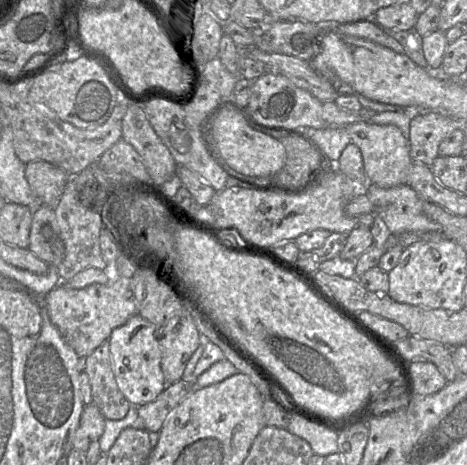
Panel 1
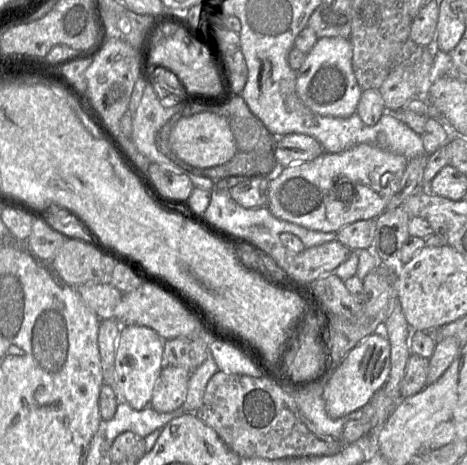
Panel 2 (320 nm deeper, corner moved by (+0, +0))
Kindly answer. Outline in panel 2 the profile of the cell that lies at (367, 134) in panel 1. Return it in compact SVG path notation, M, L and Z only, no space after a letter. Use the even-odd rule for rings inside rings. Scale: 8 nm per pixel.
M339 36L319 38L297 70L296 92L309 109L320 115L347 118L355 113L362 90L352 68L350 40Z

